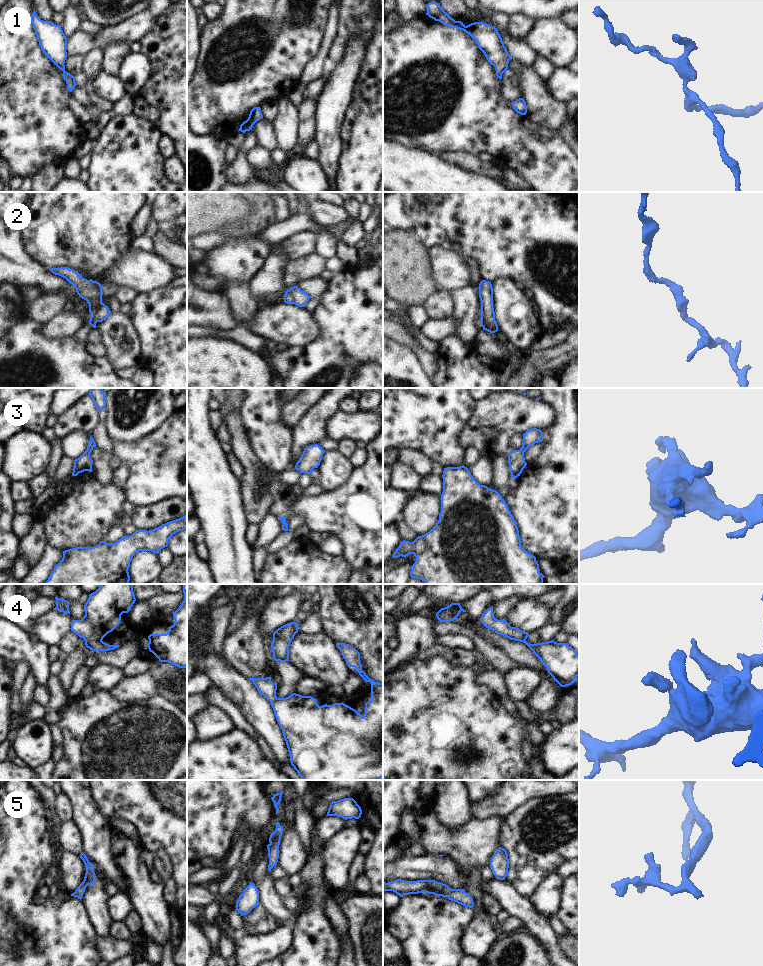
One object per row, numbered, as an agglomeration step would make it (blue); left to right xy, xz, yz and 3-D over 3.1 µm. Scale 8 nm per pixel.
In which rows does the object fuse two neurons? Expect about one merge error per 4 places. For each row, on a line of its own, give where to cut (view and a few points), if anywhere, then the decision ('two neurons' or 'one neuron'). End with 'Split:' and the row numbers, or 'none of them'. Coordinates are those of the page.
1: no cut | one neuron
2: xy (101, 302), (93, 314), (95, 322) | two neurons
3: no cut | one neuron
4: no cut | one neuron
5: no cut | one neuron
Split: 2

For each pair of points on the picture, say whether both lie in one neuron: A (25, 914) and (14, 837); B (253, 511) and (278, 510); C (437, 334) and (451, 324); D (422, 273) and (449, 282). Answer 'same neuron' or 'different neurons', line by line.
A: same neuron
B: different neurons
C: same neuron
D: different neurons

